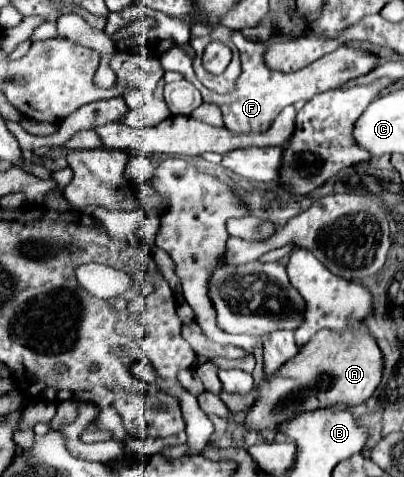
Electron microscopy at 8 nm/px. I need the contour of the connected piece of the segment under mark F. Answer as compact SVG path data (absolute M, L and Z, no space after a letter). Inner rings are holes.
M239 31L233 33L233 41L235 47L241 53L241 67L243 73L237 79L237 89L233 93L227 95L219 95L209 91L207 87L203 87L195 73L193 73L193 61L189 55L185 53L183 46L174 46L167 50L167 53L159 56L159 61L165 71L180 71L187 81L191 81L197 89L201 89L203 101L205 103L215 103L225 119L225 127L233 133L261 133L267 131L273 123L273 119L281 113L283 107L287 105L295 105L295 103L305 103L309 101L315 93L327 91L327 89L335 89L351 79L357 79L361 75L367 75L369 71L373 71L379 63L381 57L369 53L369 51L361 51L361 49L353 49L353 47L337 47L333 53L325 55L323 59L317 59L317 63L311 63L299 71L293 73L281 73L281 71L271 71L269 67L265 67L265 51L267 51L267 43L257 43L257 41L247 41Z

